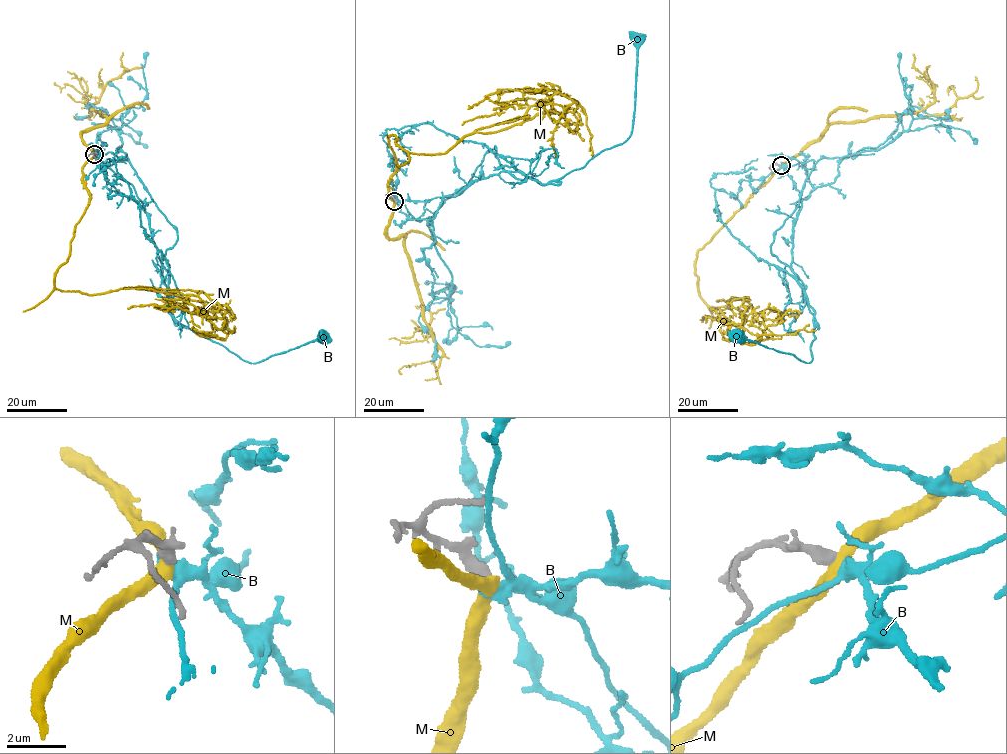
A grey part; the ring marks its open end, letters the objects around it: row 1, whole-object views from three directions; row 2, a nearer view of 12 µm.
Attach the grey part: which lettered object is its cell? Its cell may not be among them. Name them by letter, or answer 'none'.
B

